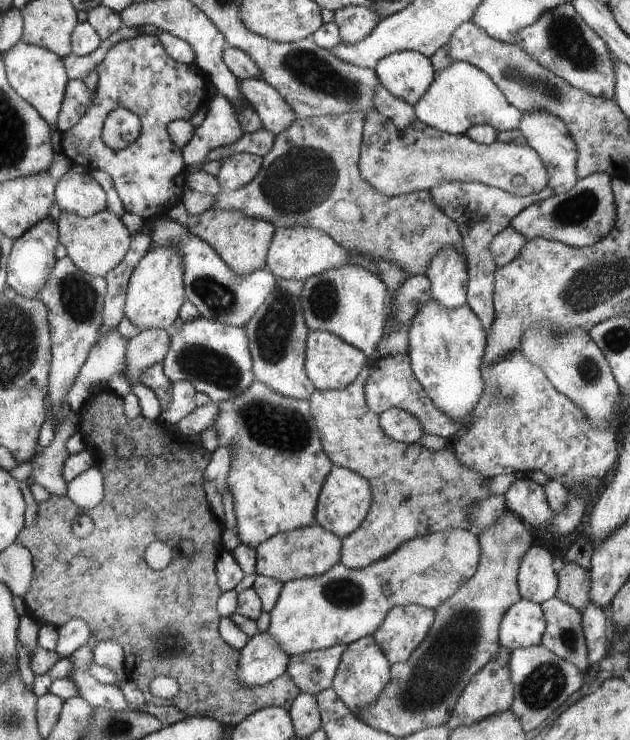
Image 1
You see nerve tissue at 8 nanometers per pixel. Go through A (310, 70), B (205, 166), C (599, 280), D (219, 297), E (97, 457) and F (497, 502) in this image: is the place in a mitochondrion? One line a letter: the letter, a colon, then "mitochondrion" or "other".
A: mitochondrion
B: other
C: mitochondrion
D: mitochondrion
E: other
F: other

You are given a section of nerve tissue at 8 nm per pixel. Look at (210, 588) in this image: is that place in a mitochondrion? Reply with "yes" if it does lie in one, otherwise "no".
no

